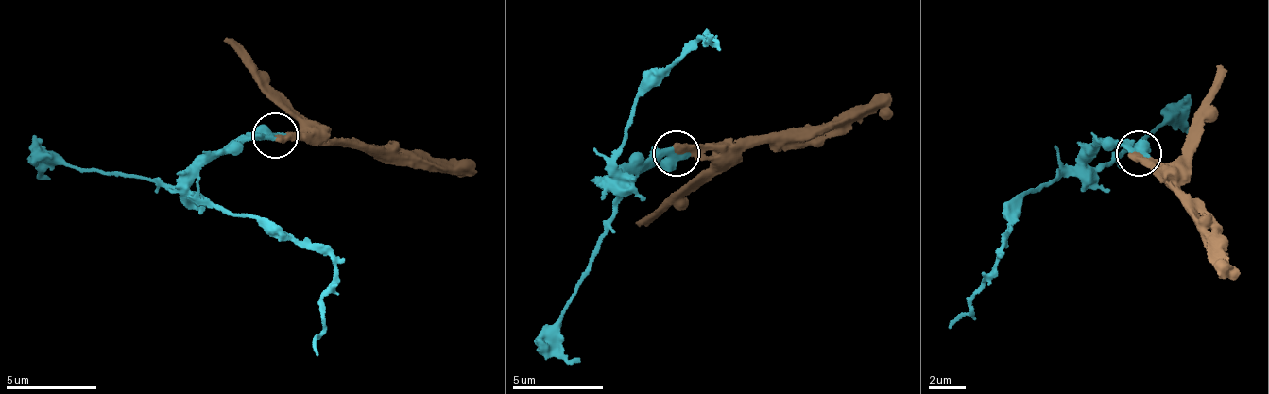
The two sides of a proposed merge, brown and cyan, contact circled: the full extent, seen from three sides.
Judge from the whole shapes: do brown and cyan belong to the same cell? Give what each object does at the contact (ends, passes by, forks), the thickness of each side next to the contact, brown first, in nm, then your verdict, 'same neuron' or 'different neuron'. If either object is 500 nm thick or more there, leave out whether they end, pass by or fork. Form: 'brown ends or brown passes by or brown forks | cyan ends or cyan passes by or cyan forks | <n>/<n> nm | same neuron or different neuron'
380/600 nm | same neuron

